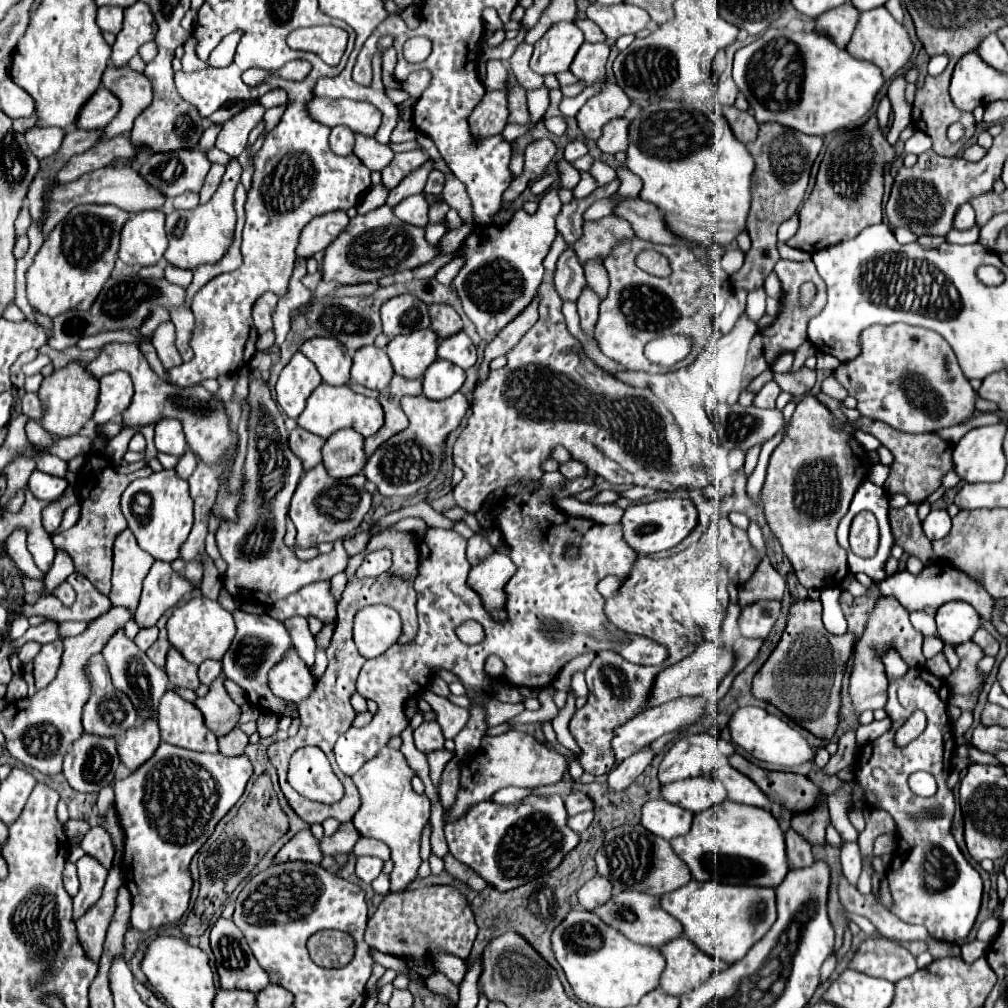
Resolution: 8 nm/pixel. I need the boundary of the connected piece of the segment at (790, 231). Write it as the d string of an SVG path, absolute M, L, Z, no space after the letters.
M793 214L787 222L783 222L779 226L779 242L787 242L797 232L797 226L799 226L799 218L797 218L797 214Z

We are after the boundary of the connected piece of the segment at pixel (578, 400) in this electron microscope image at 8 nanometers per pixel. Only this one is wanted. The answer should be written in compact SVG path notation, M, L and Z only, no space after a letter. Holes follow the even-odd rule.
M551 282L541 284L539 320L519 340L519 344L507 352L507 366L489 370L487 380L479 382L473 390L471 416L467 426L459 434L453 446L455 466L463 470L463 480L453 490L457 504L467 512L479 512L487 496L499 488L509 488L519 480L531 478L541 480L543 462L551 458L555 446L567 448L575 460L589 466L591 472L603 476L611 484L649 486L655 490L677 490L677 488L705 488L713 482L707 450L703 448L673 448L671 430L673 414L661 400L647 388L633 388L597 368L587 356L583 356L581 342L569 334L565 316L561 314L561 298ZM541 350L553 350L549 356L541 356Z

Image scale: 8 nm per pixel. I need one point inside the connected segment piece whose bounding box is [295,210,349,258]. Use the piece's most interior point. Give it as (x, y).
(320, 232)

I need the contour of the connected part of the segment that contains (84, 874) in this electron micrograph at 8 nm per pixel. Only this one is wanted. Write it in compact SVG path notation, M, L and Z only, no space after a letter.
M85 854L83 858L77 860L77 874L79 874L81 890L73 898L73 920L79 918L93 902L99 900L107 878L107 870L95 858Z

